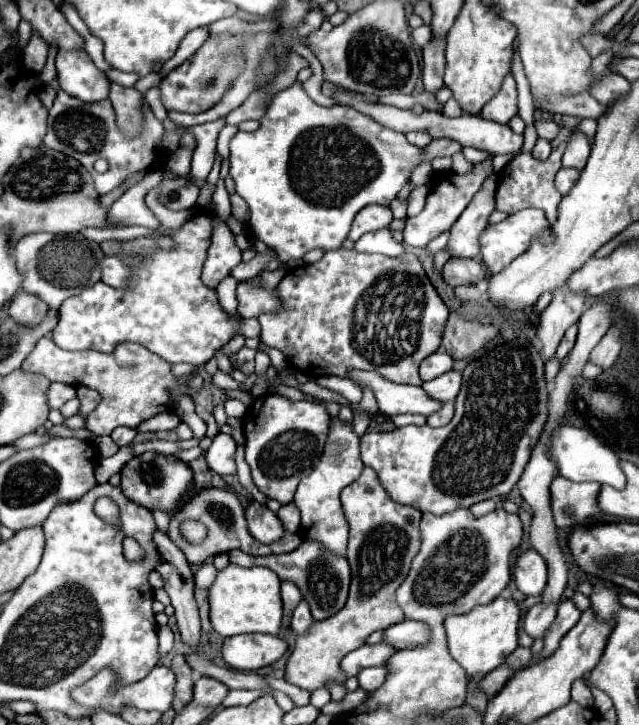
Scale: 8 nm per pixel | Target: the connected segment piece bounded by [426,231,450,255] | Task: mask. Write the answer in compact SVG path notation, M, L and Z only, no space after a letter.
M445 231L443 234L438 236L437 238L433 239L429 244L426 246L427 251L430 254L435 254L441 249L445 248L450 237L450 232Z

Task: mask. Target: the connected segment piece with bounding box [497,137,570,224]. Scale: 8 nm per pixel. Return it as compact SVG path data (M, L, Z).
M570 137L552 151L547 162L537 162L530 152L518 154L513 159L513 162L509 162L499 172L499 182L497 182L497 210L507 212L507 214L515 214L515 212L525 210L525 208L541 208L547 214L547 220L553 224L557 220L557 206L561 204L561 198L563 198L555 190L554 179L562 167L562 156L569 139Z

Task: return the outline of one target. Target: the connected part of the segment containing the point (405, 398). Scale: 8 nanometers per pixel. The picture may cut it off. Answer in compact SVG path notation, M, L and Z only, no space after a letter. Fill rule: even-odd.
M349 370L347 378L357 386L369 388L375 394L379 412L385 416L405 412L429 416L441 408L441 402L433 402L433 398L429 398L421 386L395 384L377 372L361 372L361 370Z

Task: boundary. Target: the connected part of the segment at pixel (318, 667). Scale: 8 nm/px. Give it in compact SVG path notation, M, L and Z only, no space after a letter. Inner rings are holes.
M363 468L363 474L341 492L341 504L349 522L347 560L351 566L351 590L347 604L333 618L313 622L305 634L299 634L285 666L285 680L309 692L327 682L345 684L347 674L341 668L341 660L363 646L375 630L385 630L405 620L403 610L397 606L395 590L407 578L411 562L421 548L421 512L393 502L373 470Z

